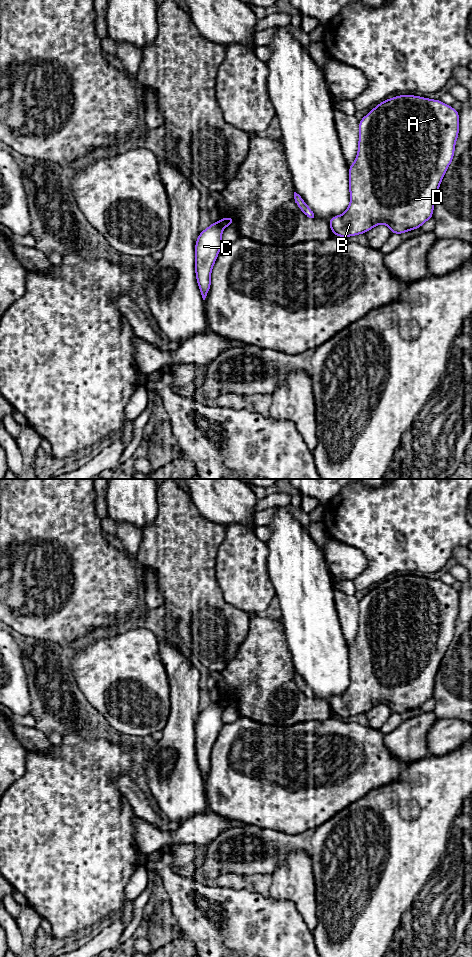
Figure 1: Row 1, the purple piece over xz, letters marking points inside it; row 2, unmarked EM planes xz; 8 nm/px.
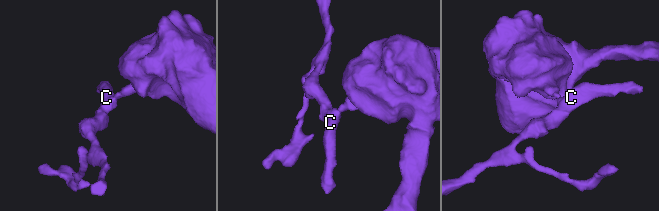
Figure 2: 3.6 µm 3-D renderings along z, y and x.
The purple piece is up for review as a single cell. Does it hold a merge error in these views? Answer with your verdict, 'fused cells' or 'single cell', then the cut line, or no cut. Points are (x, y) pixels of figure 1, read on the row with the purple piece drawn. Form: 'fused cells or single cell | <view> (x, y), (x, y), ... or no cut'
fused cells | xz (219, 221), (223, 227)

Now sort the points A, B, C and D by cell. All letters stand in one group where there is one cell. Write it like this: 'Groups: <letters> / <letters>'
Groups: A B D / C

